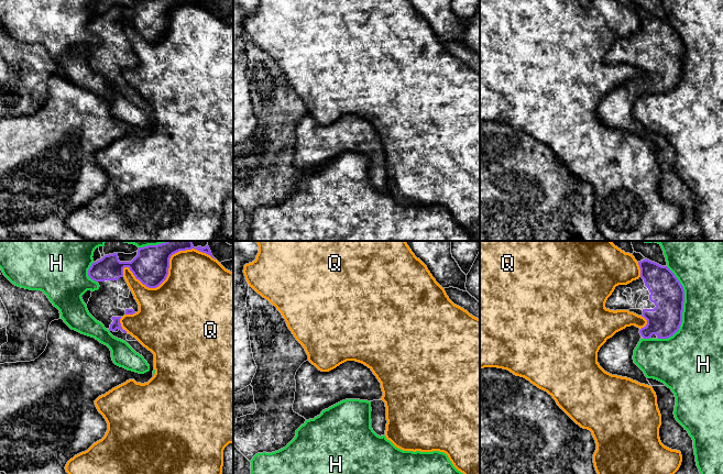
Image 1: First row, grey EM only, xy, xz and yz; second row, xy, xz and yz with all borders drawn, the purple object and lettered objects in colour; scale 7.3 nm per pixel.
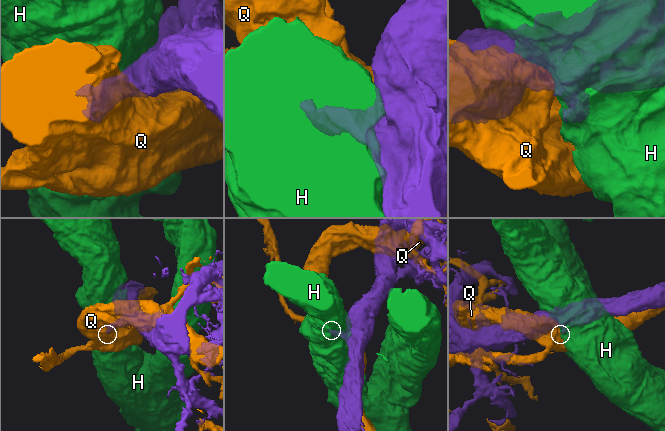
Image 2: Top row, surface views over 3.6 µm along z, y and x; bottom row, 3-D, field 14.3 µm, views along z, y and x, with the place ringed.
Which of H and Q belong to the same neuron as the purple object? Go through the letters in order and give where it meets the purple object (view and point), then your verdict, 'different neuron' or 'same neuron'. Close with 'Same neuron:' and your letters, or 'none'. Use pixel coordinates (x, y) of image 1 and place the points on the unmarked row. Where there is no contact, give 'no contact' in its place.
H: yz (682, 62) | different neuron
Q: xy (167, 24) | different neuron
Same neuron: none

